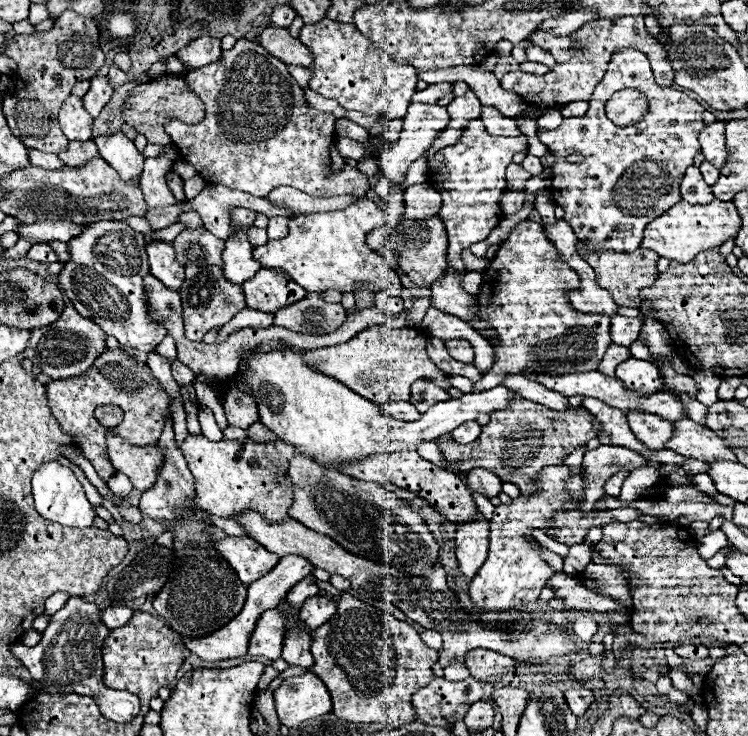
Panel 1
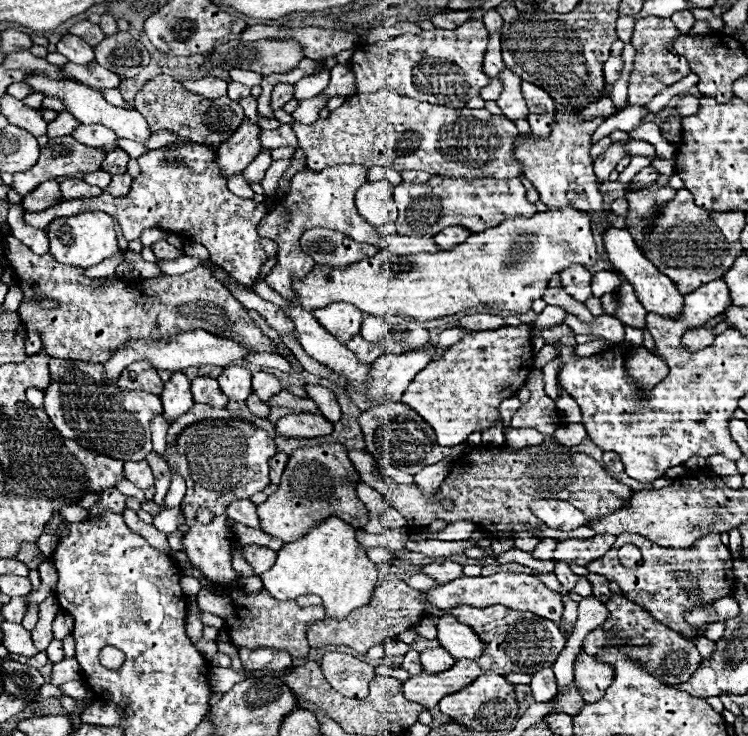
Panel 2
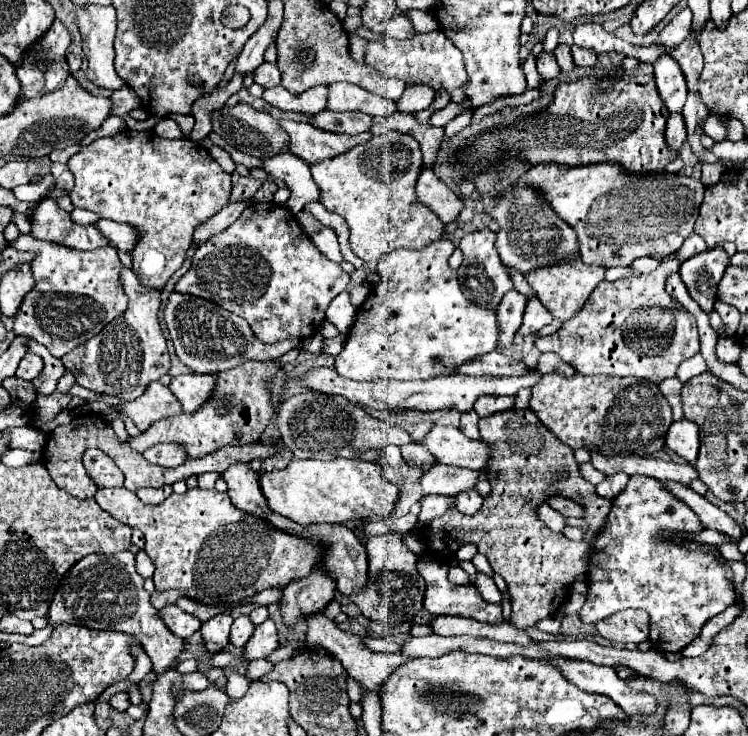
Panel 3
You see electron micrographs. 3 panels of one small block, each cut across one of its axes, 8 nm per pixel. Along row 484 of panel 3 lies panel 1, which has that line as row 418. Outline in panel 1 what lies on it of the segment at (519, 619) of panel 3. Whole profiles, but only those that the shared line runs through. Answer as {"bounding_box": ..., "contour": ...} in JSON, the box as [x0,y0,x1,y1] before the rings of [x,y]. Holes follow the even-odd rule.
{"bounding_box":[436,398,596,494],"contour":[[[514,398],[510,408],[496,410],[486,426],[482,426],[482,434],[478,440],[463,445],[452,440],[450,434],[442,434],[436,438],[442,458],[460,472],[468,472],[472,468],[486,468],[496,474],[502,482],[512,482],[520,488],[520,492],[530,494],[534,488],[532,482],[536,476],[554,464],[562,464],[568,454],[572,454],[578,446],[584,446],[588,440],[596,438],[594,418],[582,406],[568,408],[566,412],[548,410],[540,404],[528,402],[526,398]]]}

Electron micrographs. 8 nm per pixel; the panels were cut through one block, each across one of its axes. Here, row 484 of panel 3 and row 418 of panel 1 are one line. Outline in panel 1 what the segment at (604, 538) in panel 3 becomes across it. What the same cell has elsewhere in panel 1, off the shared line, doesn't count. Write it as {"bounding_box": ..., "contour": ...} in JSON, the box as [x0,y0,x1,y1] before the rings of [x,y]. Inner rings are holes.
{"bounding_box":[624,410,672,452],"contour":[[[624,410],[630,430],[634,436],[648,448],[662,452],[668,446],[668,440],[672,436],[672,422],[664,420],[656,414],[650,412],[640,412],[640,410]]]}

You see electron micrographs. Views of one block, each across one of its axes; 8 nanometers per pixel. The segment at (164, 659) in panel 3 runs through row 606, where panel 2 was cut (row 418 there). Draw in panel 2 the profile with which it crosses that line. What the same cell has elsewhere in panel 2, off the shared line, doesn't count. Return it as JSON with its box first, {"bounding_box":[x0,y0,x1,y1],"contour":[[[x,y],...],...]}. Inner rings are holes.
{"bounding_box":[44,358,162,462],"contour":[[[50,358],[48,366],[52,384],[44,394],[44,410],[64,438],[122,462],[140,462],[152,452],[150,422],[162,412],[160,396],[120,392],[116,382],[104,376],[100,364]]]}

